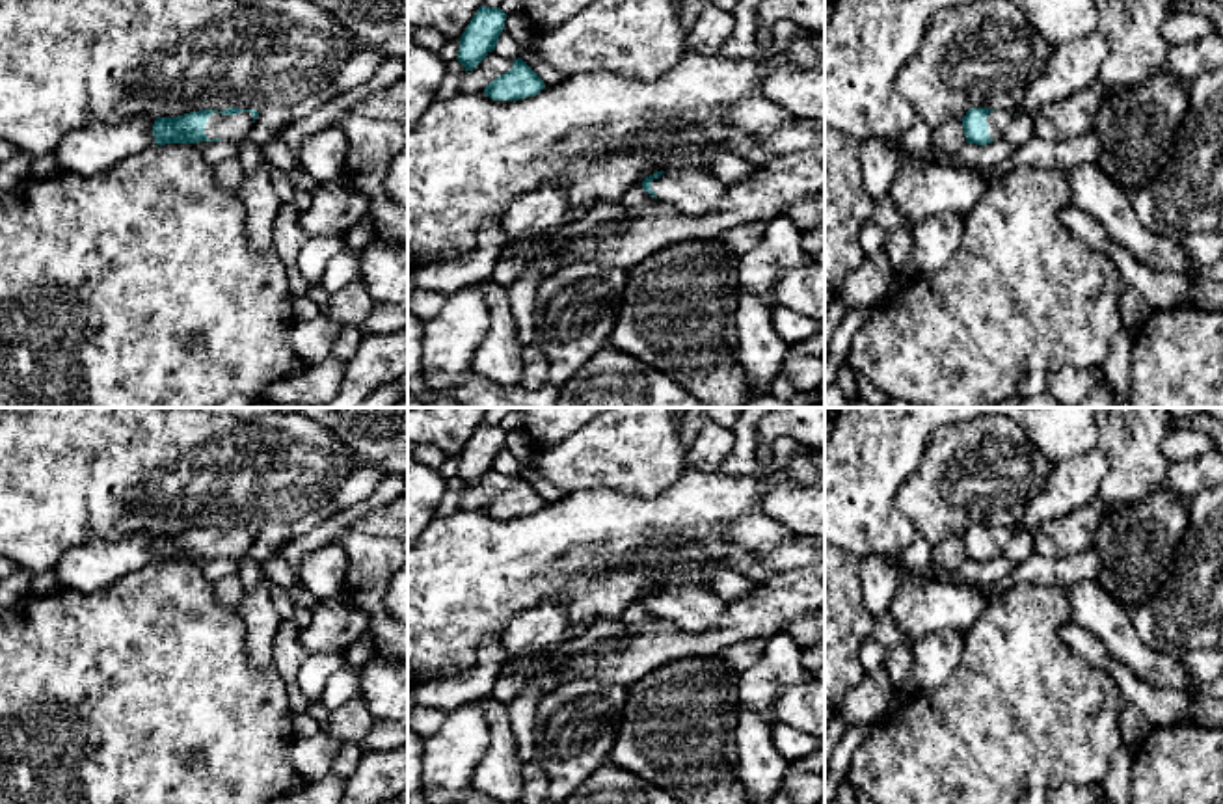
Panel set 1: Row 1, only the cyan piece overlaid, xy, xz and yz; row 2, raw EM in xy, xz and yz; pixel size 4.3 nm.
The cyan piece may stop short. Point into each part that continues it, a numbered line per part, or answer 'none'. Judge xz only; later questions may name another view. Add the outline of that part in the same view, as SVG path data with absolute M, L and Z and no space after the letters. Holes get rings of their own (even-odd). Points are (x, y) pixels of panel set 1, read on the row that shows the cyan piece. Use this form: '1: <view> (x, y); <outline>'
1: xz (693, 192); M678 169L653 179L652 190L661 203L672 205L683 214L706 214L720 203L726 184L707 173Z

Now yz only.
1: yz (998, 121); M994 110L992 114L987 115L987 125L988 125L988 136L992 140L1003 138L1009 123L1013 121L1015 114L1011 112L1000 112Z

